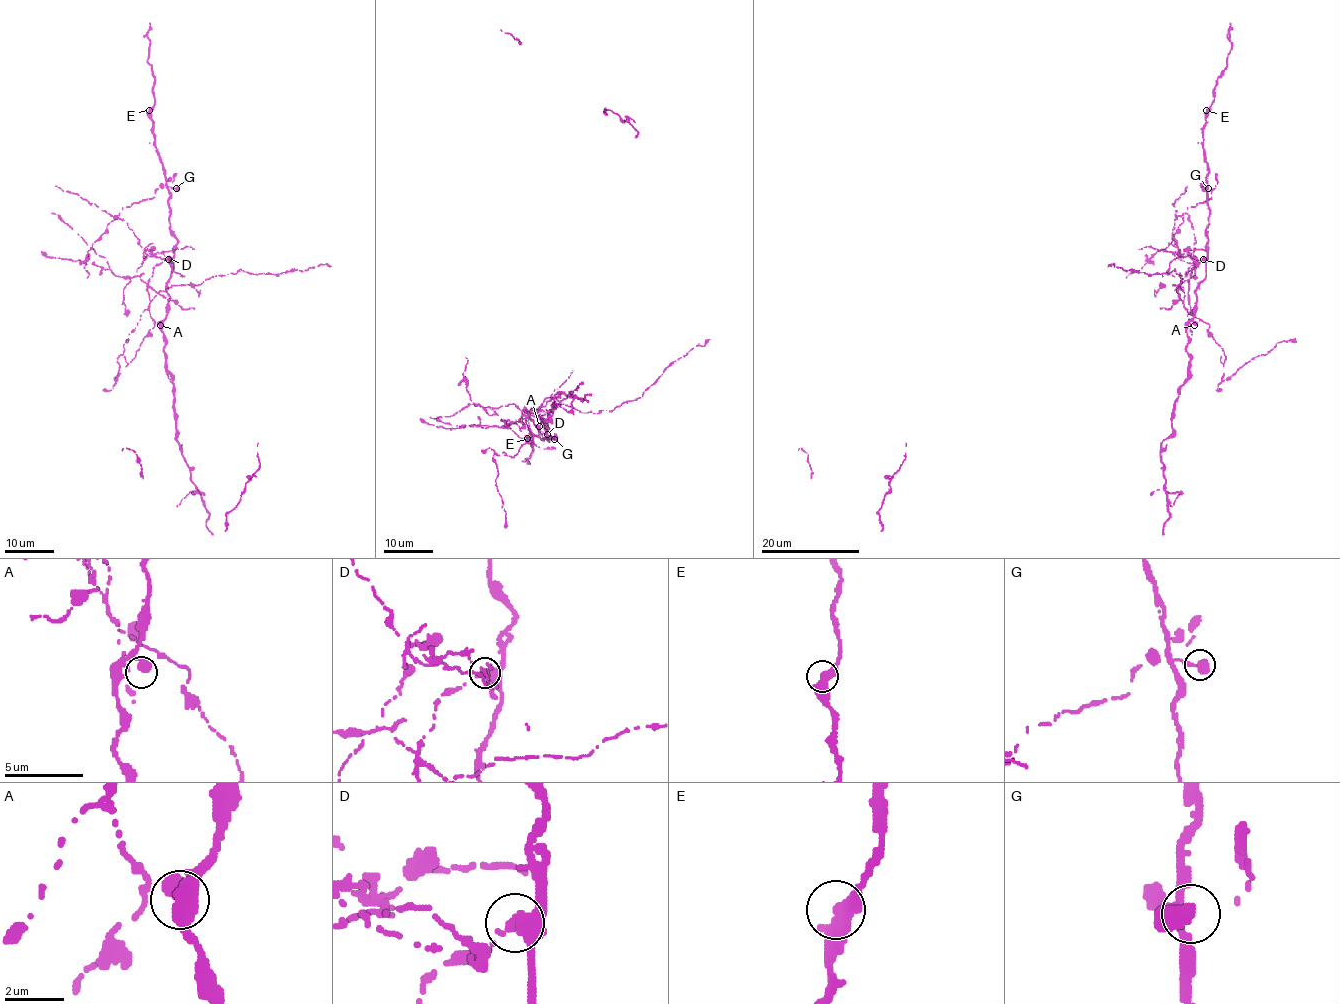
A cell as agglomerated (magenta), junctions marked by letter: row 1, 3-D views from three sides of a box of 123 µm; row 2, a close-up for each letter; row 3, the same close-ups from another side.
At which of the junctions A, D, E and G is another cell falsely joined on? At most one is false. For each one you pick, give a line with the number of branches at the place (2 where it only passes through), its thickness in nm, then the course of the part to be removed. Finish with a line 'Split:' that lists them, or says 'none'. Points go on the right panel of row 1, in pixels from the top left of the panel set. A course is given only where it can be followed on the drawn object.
D: Branches: 1. Thickness 550 nm. Course of the part to remove: (1203, 259), (1189, 266), (1177, 288), (1182, 301), (1182, 287), (1172, 285), (1181, 282), (1179, 272), (1107, 266)
Split: D

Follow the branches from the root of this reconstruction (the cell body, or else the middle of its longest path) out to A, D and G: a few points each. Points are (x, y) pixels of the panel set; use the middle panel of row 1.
A: (552, 406), (552, 413), (545, 421), (540, 418), (542, 422), (539, 426)
D: (552, 406), (545, 421), (540, 418), (548, 428), (545, 427), (546, 434), (552, 437), (547, 434)
G: (552, 406), (548, 417), (540, 418), (548, 428), (545, 427), (546, 434), (556, 439), (547, 439), (554, 439)

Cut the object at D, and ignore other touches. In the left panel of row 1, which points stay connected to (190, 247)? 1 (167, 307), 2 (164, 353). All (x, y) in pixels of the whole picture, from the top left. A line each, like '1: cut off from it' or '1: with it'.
1: cut off from it
2: cut off from it

